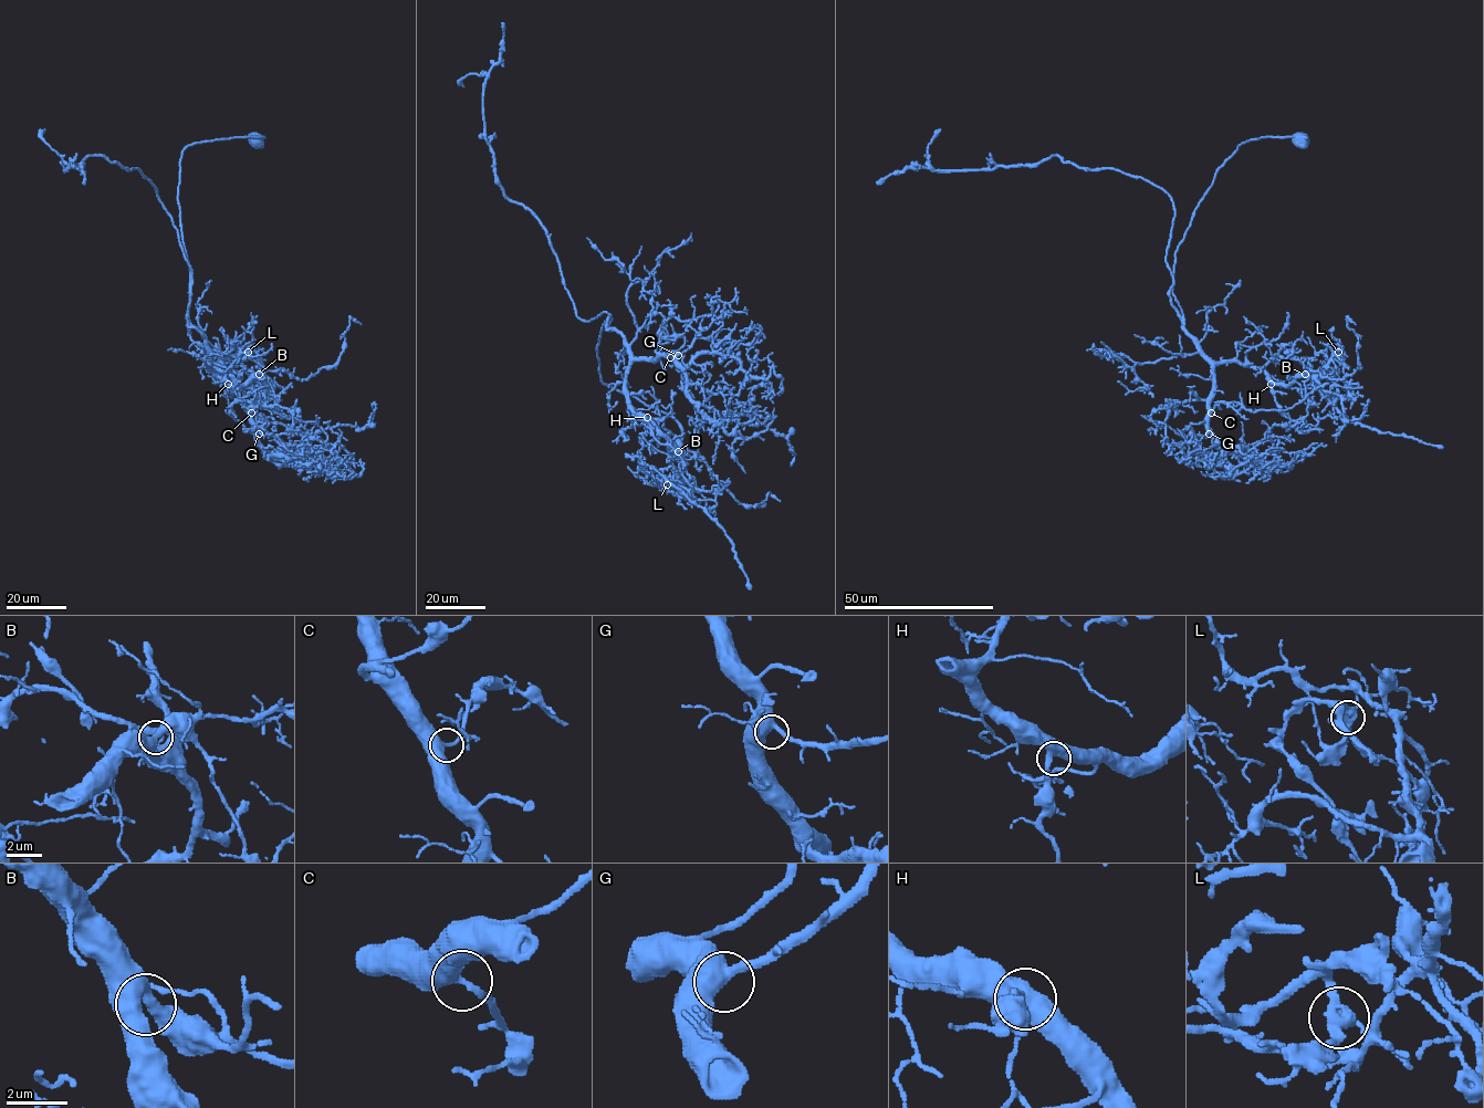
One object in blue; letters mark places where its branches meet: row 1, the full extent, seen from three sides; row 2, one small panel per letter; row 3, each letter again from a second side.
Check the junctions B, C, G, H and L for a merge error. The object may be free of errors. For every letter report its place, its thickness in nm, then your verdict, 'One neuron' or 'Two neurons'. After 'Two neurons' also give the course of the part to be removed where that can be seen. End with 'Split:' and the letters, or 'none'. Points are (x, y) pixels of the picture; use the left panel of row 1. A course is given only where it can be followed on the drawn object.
B: Place: (259, 374). Thickness 420 nm. One neuron
C: Place: (251, 413). Thickness 440 nm. One neuron
G: Place: (259, 434). Thickness 550 nm. One neuron
H: Place: (228, 384). Thickness 480 nm. One neuron
L: Place: (248, 352). Thickness 360 nm. Two neurons. Course of the part to remove: (248, 353), (241, 349), (237, 357), (261, 386), (261, 396), (252, 408), (267, 421), (313, 435), (332, 448)
Split: L

